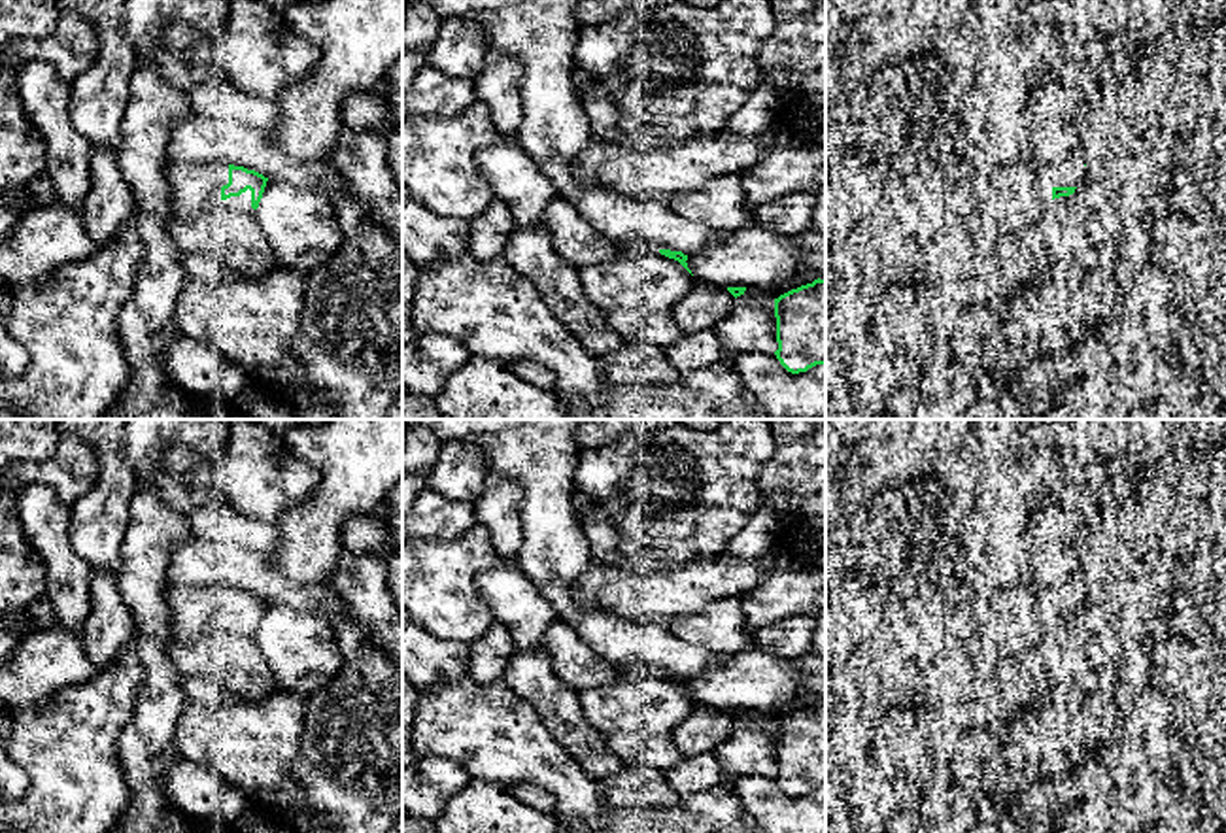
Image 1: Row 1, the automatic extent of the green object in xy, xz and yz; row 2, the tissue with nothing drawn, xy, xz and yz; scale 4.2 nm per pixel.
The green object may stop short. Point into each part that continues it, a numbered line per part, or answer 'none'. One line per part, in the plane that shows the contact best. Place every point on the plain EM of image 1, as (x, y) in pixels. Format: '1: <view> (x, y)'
1: xy (195, 609)

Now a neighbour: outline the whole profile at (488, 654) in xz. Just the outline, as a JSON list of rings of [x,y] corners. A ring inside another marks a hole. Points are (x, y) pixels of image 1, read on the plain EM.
[[[495,620],[482,637],[468,644],[468,676],[480,686],[502,680],[516,650],[508,629]]]

